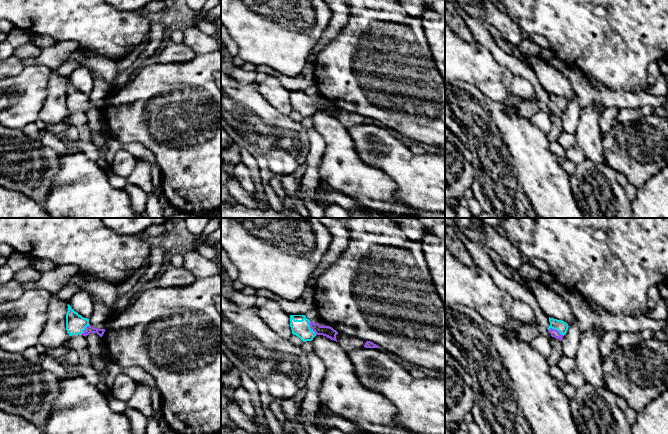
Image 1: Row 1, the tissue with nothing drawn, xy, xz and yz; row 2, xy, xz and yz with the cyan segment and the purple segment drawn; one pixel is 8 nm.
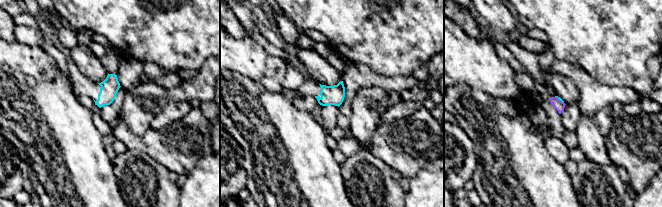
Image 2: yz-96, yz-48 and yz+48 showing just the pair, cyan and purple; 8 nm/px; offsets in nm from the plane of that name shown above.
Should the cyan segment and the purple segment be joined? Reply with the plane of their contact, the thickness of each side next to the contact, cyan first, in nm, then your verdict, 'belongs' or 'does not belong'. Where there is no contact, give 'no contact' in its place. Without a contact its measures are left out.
meets cyan in yz; 90 nm thick on the cyan side, 60 nm on the other; belongs

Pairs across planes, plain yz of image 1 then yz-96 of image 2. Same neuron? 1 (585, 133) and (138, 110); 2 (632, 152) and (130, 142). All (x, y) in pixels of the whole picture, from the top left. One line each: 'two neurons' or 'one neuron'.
1: one neuron
2: one neuron

